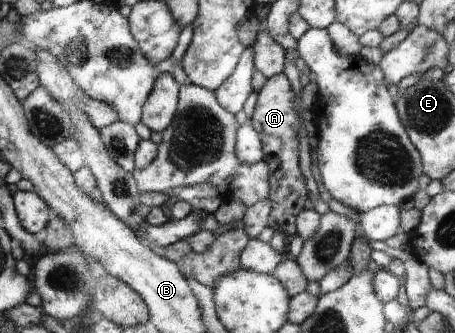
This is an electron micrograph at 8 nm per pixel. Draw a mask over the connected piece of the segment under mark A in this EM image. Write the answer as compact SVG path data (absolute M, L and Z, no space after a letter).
M283 72L268 77L258 92L258 101L250 118L250 123L262 140L263 161L270 170L268 201L271 209L267 226L273 234L281 233L285 238L298 234L298 214L316 206L308 190L308 174L304 174L304 166L299 166L298 162L299 121L294 98L290 81Z

